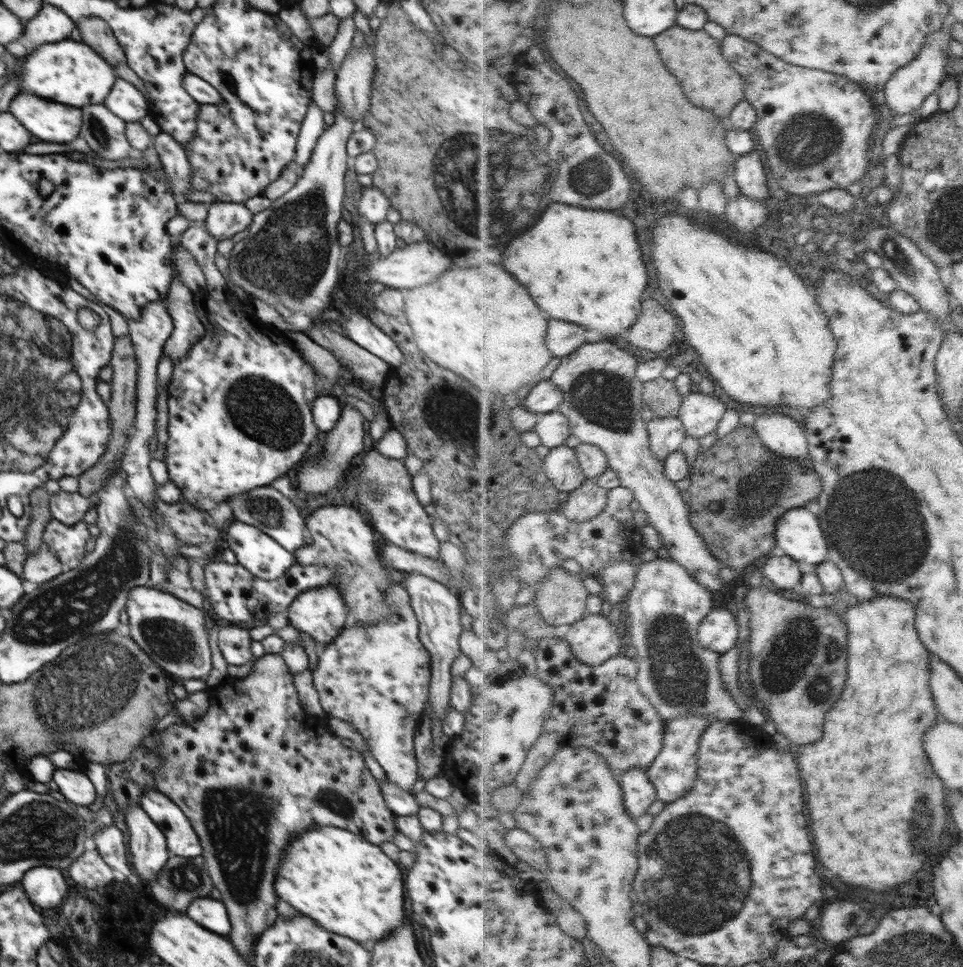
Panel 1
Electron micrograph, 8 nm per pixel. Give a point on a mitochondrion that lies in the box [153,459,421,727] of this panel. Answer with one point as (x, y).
(263, 508)

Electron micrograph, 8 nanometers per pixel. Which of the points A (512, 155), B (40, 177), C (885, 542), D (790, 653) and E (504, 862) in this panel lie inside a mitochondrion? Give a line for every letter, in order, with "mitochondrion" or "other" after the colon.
A: mitochondrion
B: other
C: mitochondrion
D: mitochondrion
E: other

